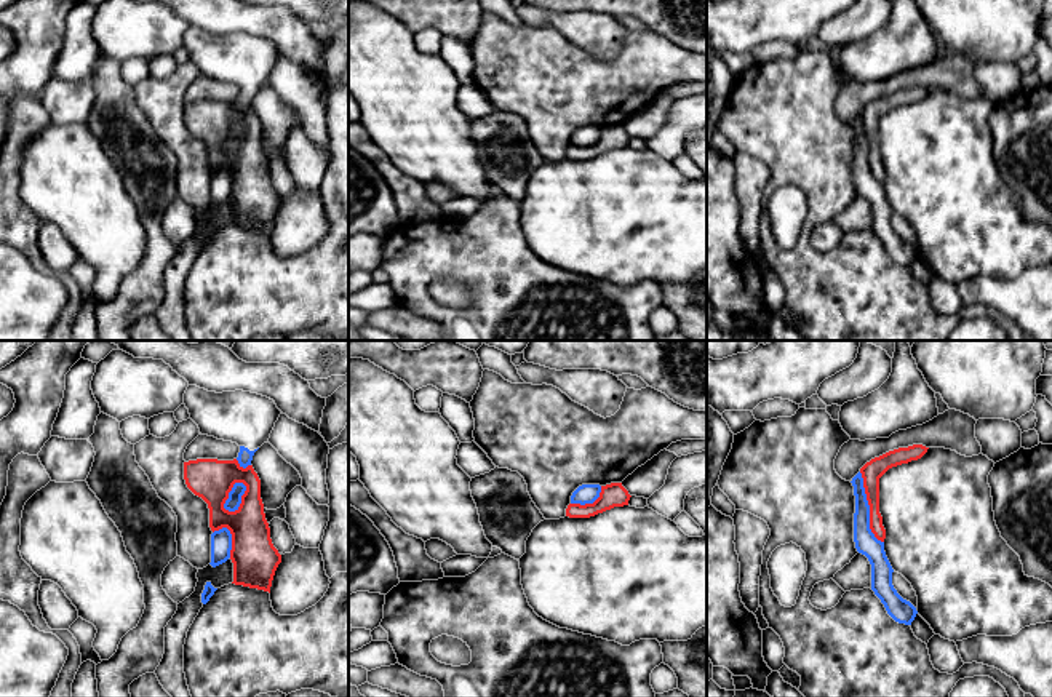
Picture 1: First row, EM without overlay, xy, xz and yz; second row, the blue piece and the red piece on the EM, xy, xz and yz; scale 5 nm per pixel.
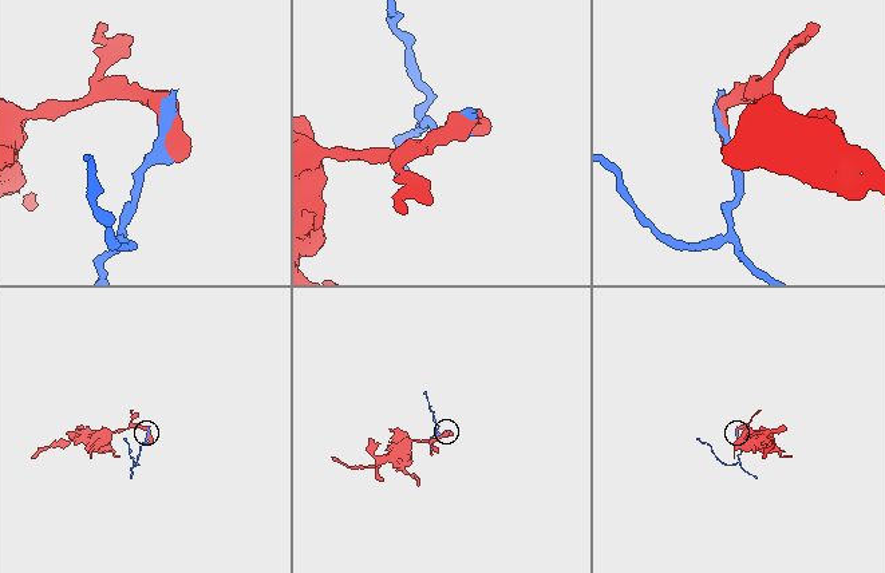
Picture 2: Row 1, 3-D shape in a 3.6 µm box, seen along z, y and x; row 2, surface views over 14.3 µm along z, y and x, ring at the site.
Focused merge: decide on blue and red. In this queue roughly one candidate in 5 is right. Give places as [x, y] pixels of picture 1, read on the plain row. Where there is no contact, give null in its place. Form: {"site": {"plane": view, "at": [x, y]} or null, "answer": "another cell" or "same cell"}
{"site": {"plane": "yz", "at": [868, 151]}, "answer": "another cell"}

